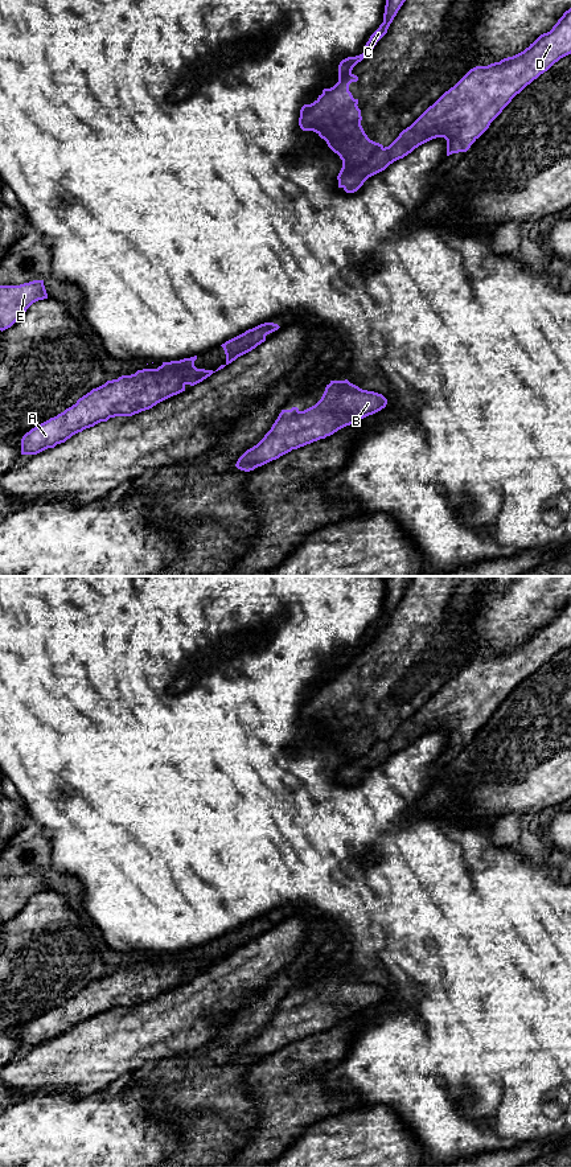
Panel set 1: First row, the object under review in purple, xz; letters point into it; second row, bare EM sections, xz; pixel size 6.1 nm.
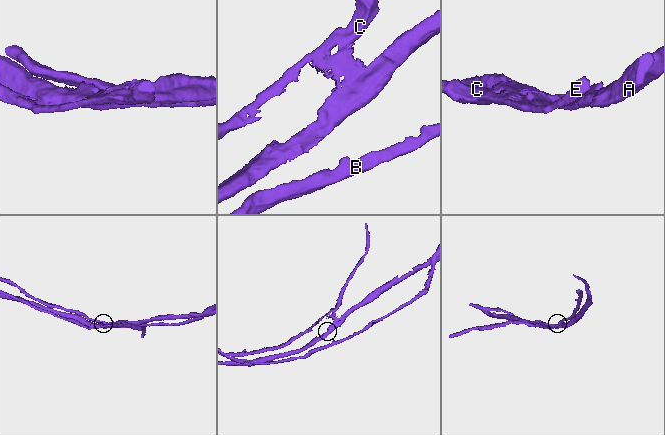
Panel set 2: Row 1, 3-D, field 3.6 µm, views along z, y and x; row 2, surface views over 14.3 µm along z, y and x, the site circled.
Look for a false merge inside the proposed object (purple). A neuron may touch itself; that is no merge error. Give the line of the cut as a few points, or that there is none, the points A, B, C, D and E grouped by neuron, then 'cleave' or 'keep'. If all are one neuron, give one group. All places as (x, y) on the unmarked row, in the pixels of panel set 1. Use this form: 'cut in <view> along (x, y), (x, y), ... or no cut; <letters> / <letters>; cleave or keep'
cut in xz along (382, 739), (372, 748), (358, 769), (341, 779); A B D / C E; cleave

